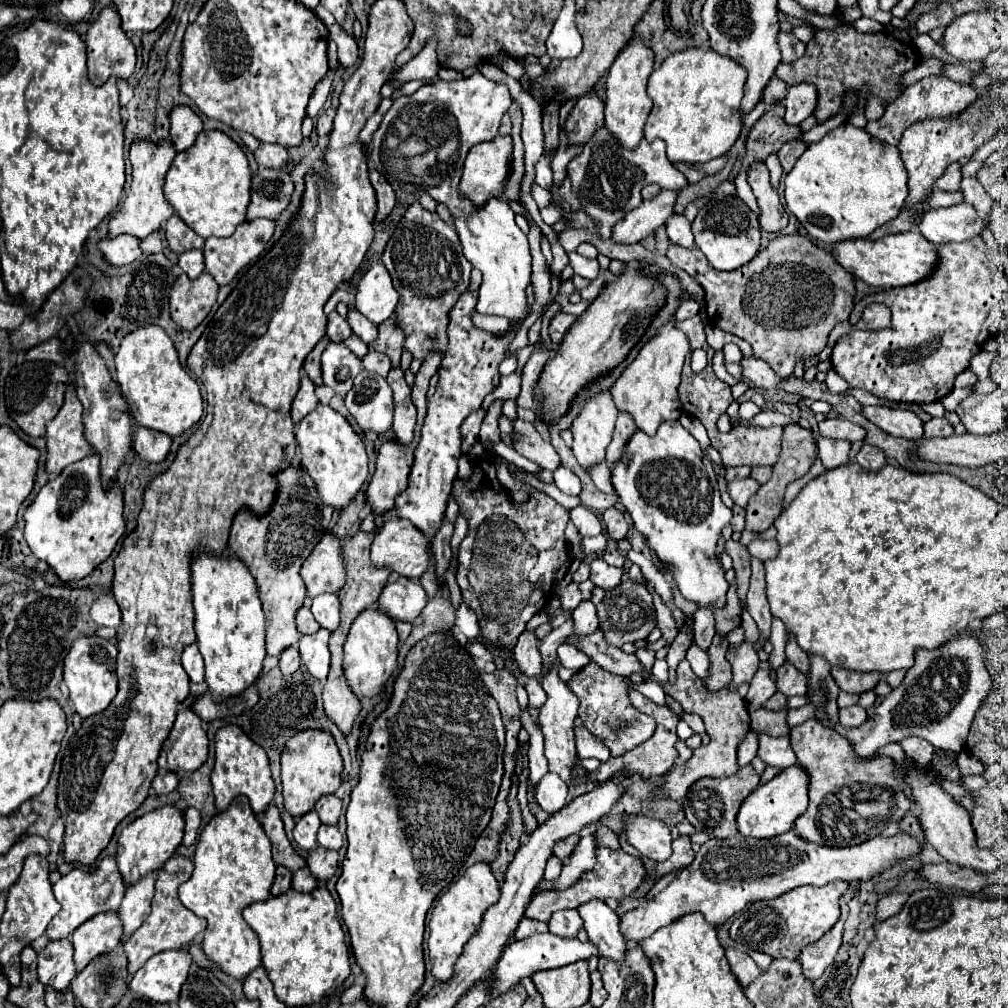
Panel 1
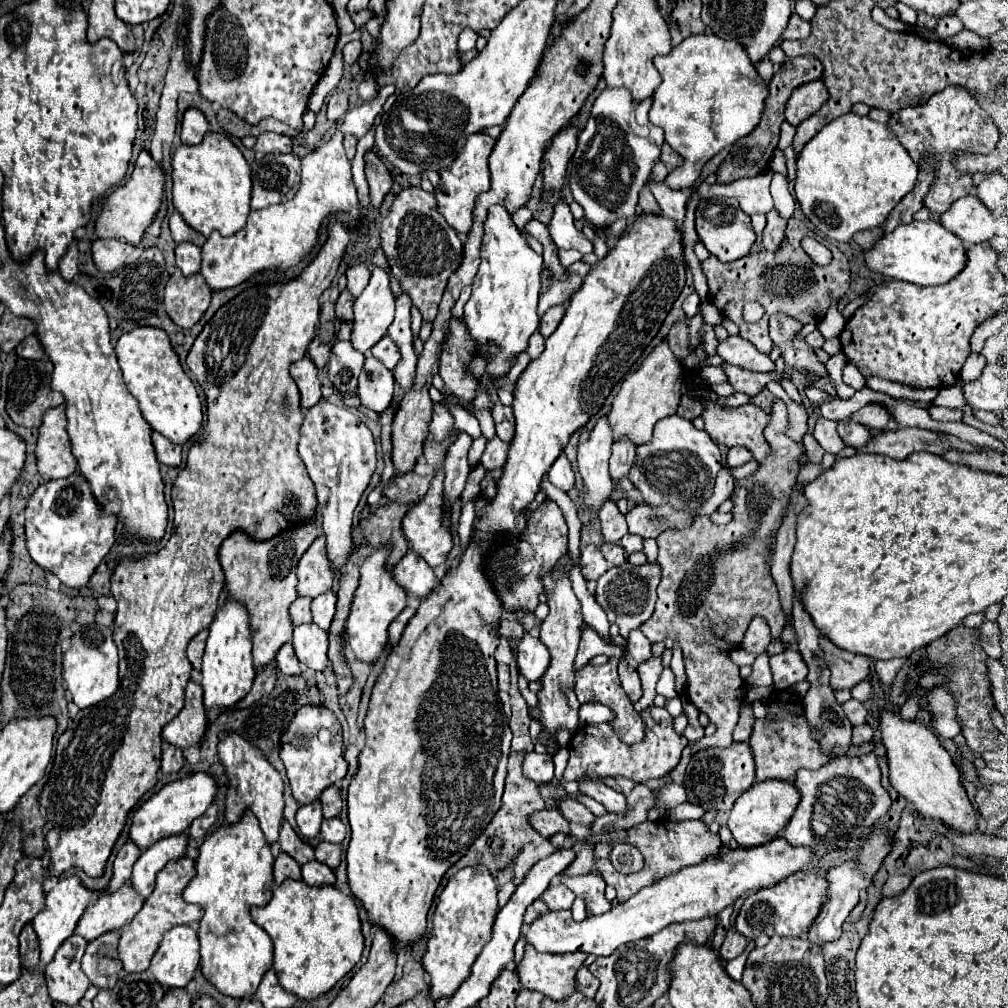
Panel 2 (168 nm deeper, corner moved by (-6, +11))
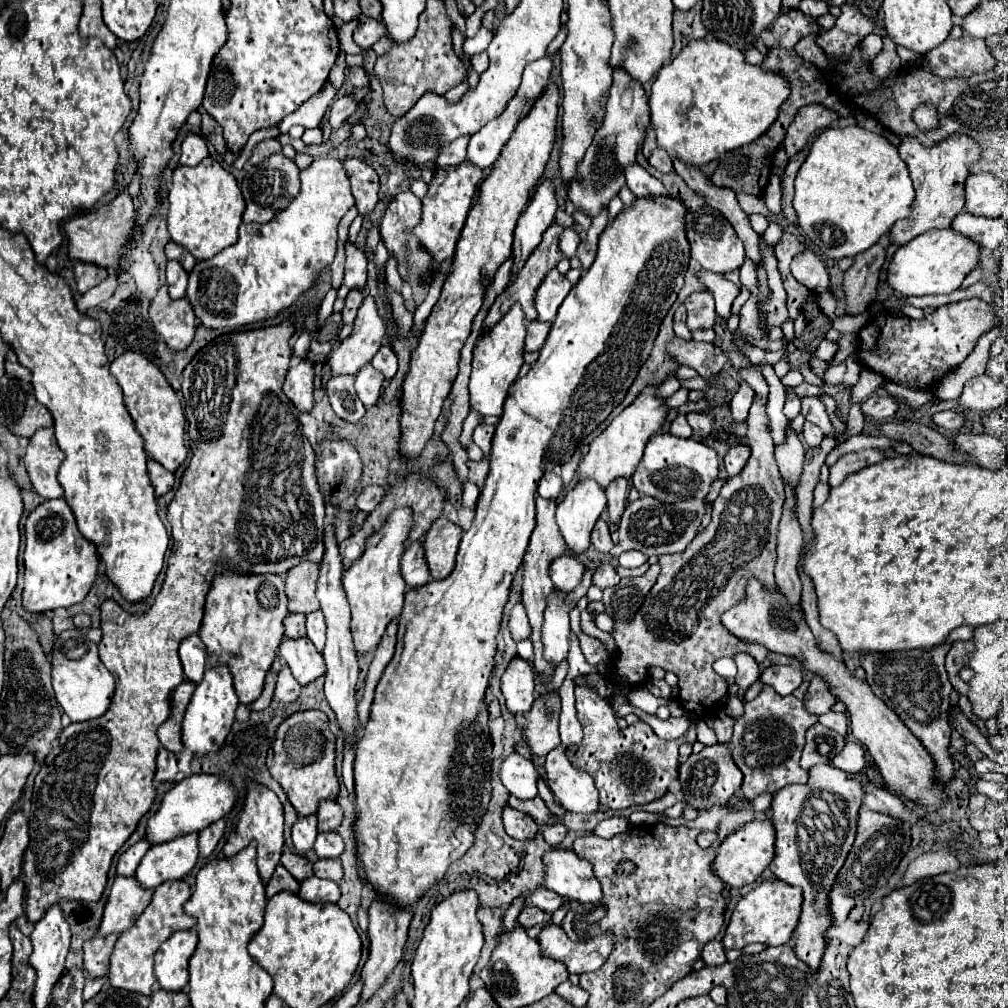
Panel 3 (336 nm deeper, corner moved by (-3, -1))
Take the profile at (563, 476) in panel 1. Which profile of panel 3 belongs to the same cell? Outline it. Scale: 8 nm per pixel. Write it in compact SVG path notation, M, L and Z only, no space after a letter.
M546 472L538 484L538 494L548 500L558 500L564 484L556 472Z

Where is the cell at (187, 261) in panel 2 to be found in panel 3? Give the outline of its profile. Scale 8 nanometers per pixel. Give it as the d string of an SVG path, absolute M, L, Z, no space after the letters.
M170 260L166 266L166 284L170 298L184 298L188 288L188 272L184 272L184 266L176 260Z

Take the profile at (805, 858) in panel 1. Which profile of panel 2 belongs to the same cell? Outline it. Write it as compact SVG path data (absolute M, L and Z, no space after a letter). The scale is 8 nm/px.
M775 838L763 848L725 848L717 858L705 860L697 866L685 866L677 874L669 874L659 882L641 888L625 904L613 906L601 916L591 916L583 922L571 918L571 910L555 910L537 918L527 930L527 942L539 952L565 954L565 952L585 952L593 956L609 956L619 946L647 938L667 924L699 920L703 916L717 916L727 904L733 904L747 890L761 890L775 886L789 874L811 866L813 852L809 848L793 848L783 838Z

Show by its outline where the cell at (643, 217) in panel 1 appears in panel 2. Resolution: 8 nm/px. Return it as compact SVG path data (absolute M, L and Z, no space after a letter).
M695 34L695 36L685 38L669 54L657 56L655 68L659 70L663 80L657 88L657 94L653 94L653 106L649 110L649 120L655 126L661 126L665 130L665 142L683 158L683 164L671 170L669 176L665 178L665 182L671 188L681 190L681 188L693 186L693 182L701 174L703 164L711 156L715 156L725 146L753 132L753 128L759 124L763 110L765 110L767 84L757 74L755 64L749 60L741 44L737 44L735 40L723 40L715 34Z

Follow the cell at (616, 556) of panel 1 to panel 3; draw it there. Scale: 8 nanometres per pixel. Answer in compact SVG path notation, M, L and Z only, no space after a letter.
M604 562L604 564L600 564L600 566L594 570L592 582L594 582L596 586L600 586L600 588L608 588L608 586L614 586L616 582L620 582L620 576L618 576L618 572L616 572L616 568L614 568L612 564Z

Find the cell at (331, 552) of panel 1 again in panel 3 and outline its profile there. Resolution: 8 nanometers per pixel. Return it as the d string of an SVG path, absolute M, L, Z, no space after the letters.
M304 560L286 572L286 596L290 612L310 614L320 608L316 598L318 568L320 568L318 564Z

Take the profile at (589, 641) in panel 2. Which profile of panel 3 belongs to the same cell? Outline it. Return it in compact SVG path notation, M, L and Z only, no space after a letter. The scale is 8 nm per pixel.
M558 690L538 698L532 710L526 714L528 726L524 728L524 736L530 744L532 754L546 756L552 748L560 746L558 734L558 716L560 716L560 696Z

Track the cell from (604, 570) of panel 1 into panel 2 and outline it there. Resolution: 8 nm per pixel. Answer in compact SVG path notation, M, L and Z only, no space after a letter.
M595 546L581 548L579 566L581 566L581 574L585 580L597 580L609 568L609 564L603 560L603 554Z

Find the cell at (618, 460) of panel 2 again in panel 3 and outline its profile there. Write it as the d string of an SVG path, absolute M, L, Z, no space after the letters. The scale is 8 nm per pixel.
M628 478L612 480L612 484L608 484L608 488L606 488L606 496L608 496L608 514L610 514L610 522L618 524L618 522L620 522L620 516L622 516L622 512L624 512L624 506L626 506Z

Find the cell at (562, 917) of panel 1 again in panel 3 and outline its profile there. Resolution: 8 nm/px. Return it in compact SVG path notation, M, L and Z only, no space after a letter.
M538 886L532 894L530 894L530 904L534 904L536 908L548 912L548 914L554 914L560 906L562 906L562 898L556 896L556 892L544 888L544 886Z

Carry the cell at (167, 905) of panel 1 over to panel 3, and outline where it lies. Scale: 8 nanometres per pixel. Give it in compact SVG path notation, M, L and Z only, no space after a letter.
M168 880L168 882L162 882L154 890L150 906L142 912L142 916L136 920L136 924L130 930L122 932L116 940L114 952L110 956L110 972L108 972L108 980L114 988L150 994L150 988L156 982L154 972L152 972L152 960L154 960L156 950L176 930L190 930L196 924L196 920L182 910L182 906L190 898L190 894L192 894L190 886L184 880L172 880L172 882Z

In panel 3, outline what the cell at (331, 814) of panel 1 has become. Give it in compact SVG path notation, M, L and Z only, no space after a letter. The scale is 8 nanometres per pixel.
M322 800L316 816L318 816L318 832L332 832L342 822L342 808L334 800Z

